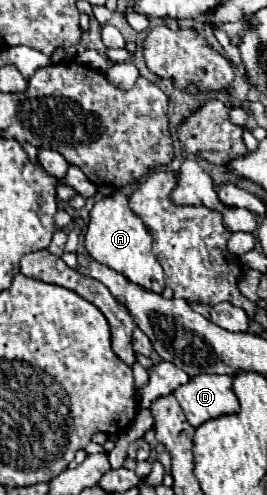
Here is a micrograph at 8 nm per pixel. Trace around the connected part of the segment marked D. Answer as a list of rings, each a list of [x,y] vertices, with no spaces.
[[[197,374],[173,394],[183,408],[187,422],[195,428],[211,418],[239,410],[239,400],[231,388],[231,376]]]

